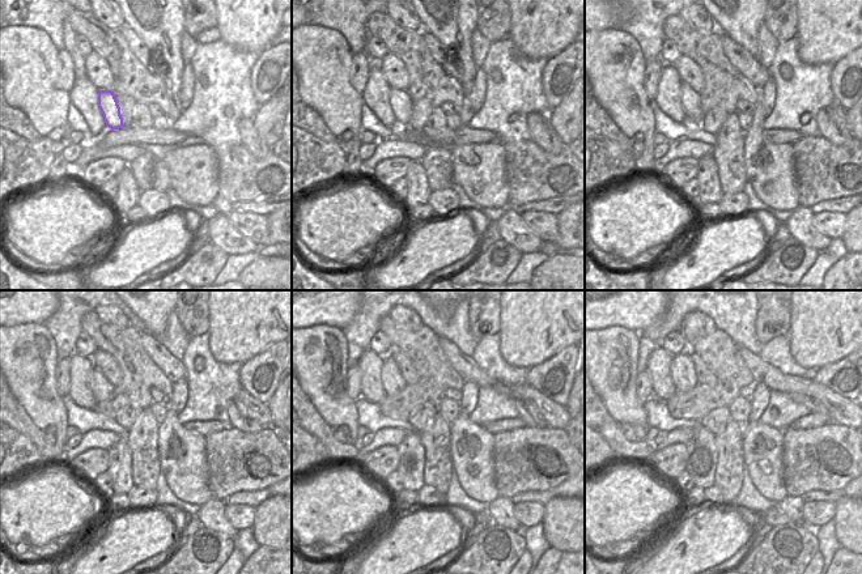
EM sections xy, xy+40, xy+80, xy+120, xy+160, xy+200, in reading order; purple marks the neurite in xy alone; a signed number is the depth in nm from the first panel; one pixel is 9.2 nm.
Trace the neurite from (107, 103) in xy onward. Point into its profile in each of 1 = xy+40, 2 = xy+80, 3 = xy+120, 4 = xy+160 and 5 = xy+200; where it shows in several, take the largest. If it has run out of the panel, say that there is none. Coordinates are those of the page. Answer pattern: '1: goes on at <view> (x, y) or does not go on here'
1: goes on at xy+40 (400, 102)
2: goes on at xy+80 (691, 102)
3: goes on at xy+120 (102, 388)
4: goes on at xy+160 (393, 382)
5: goes on at xy+200 (682, 369)

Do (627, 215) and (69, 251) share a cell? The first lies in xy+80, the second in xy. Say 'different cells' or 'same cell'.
same cell

